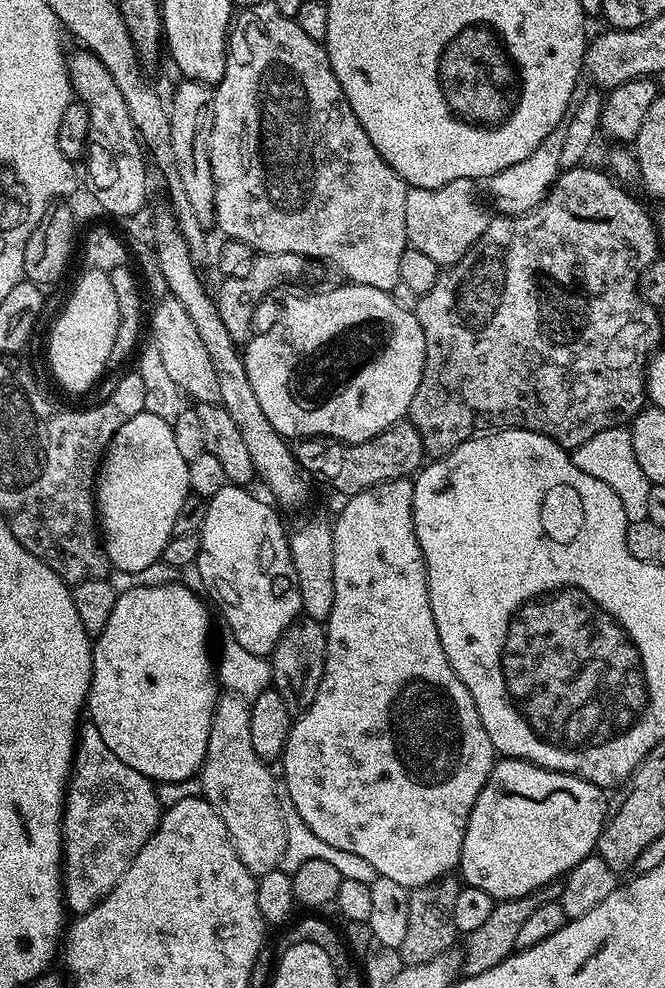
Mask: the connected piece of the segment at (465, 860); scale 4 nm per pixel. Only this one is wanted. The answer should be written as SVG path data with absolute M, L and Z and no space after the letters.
M497 759L468 819L458 865L459 875L467 887L486 890L486 894L490 894L496 902L538 892L551 880L567 876L568 871L578 866L578 862L596 852L596 843L609 811L609 797L605 789L596 784L572 776L569 772L555 772L525 760Z

